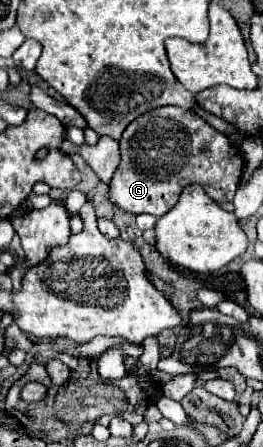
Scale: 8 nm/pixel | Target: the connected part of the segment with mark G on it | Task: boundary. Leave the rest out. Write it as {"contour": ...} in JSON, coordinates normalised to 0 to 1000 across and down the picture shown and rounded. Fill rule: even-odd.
{"contour":[[[612,237],[529,260],[475,286],[452,322],[460,367],[414,407],[407,438],[445,465],[498,479],[574,479],[589,488],[635,479],[719,412],[772,416],[817,452],[878,452],[924,389],[909,331],[772,264],[681,237]],[[779,313],[802,322],[795,345],[757,336]]]}

